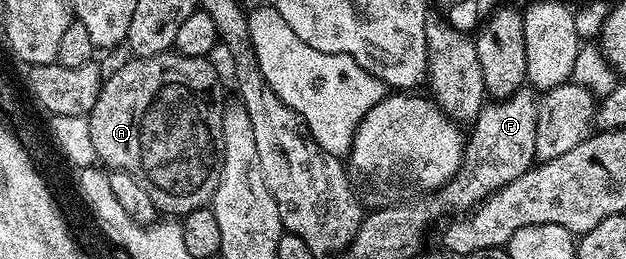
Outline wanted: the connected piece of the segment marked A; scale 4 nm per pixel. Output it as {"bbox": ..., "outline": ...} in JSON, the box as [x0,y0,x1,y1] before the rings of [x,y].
{"bbox":[86,49,225,217],"outline":[[[171,49],[161,55],[145,56],[143,58],[134,57],[127,64],[117,69],[116,72],[108,74],[104,78],[103,87],[99,91],[99,96],[93,105],[91,114],[86,116],[87,124],[89,125],[89,137],[93,137],[93,149],[95,150],[96,160],[104,168],[128,171],[130,175],[135,175],[138,179],[142,179],[149,197],[153,197],[155,208],[160,212],[168,211],[166,213],[168,216],[182,217],[188,215],[190,211],[196,211],[198,207],[208,206],[212,202],[214,191],[217,189],[219,181],[221,162],[220,131],[222,129],[222,117],[225,108],[223,89],[225,87],[220,82],[219,75],[205,57],[198,59],[188,55],[180,55]]]}

